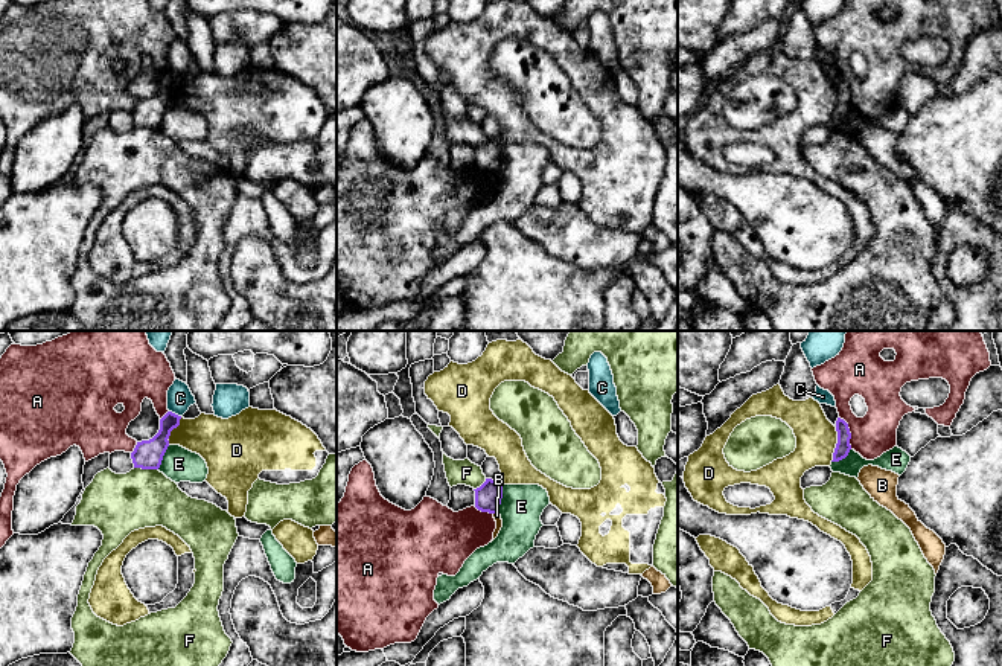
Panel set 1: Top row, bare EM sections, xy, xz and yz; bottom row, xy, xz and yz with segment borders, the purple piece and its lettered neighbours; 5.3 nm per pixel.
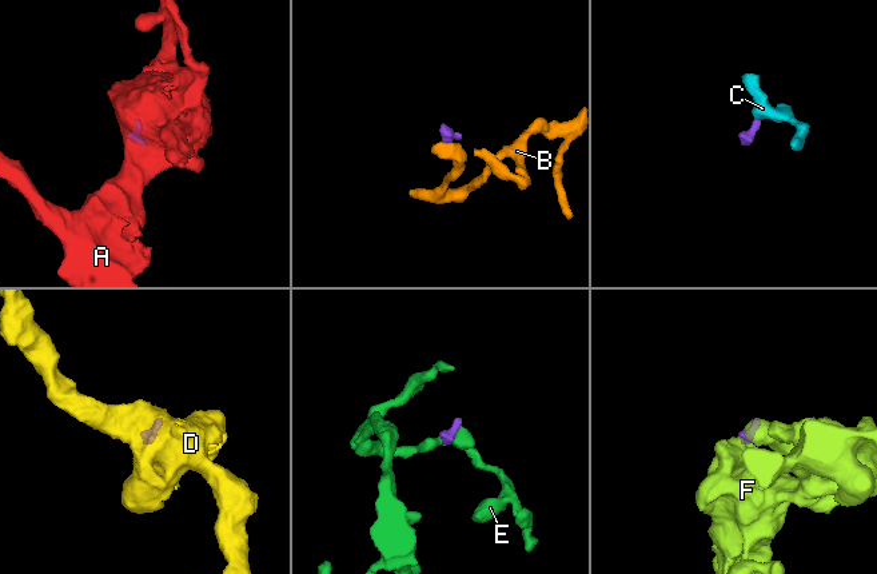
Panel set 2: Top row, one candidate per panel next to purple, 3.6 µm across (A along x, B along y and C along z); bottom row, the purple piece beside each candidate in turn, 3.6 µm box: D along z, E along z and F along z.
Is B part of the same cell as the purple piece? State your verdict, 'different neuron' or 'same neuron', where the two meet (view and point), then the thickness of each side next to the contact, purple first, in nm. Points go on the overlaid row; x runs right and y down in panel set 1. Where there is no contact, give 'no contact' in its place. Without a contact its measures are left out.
different neuron; contact xz (495, 512); calibres 140 and 40 nm

